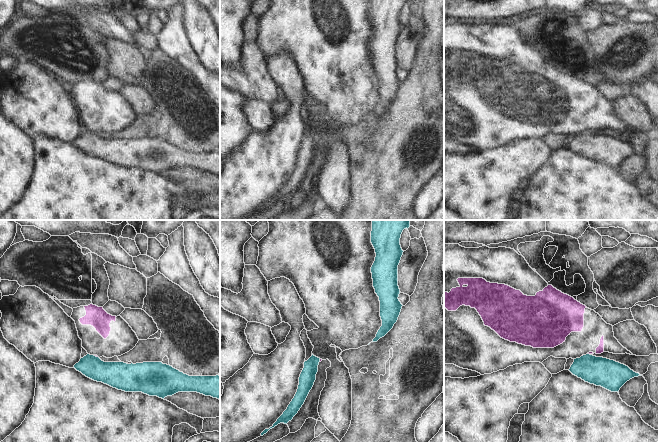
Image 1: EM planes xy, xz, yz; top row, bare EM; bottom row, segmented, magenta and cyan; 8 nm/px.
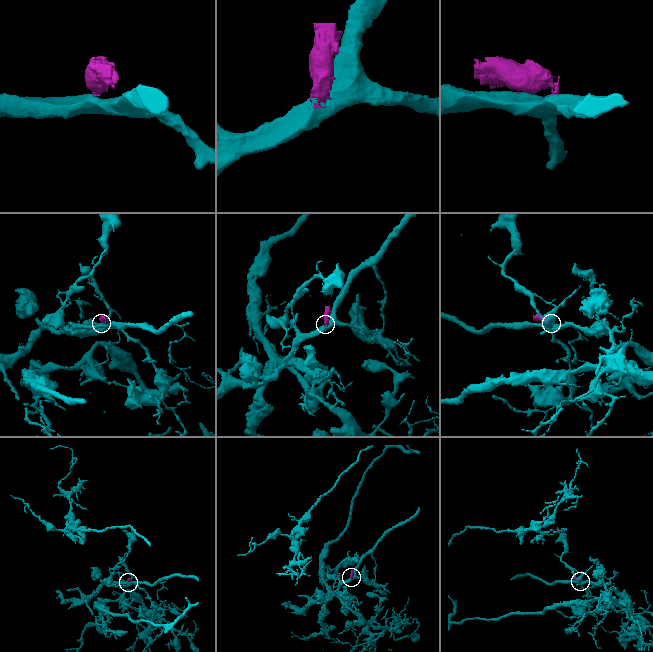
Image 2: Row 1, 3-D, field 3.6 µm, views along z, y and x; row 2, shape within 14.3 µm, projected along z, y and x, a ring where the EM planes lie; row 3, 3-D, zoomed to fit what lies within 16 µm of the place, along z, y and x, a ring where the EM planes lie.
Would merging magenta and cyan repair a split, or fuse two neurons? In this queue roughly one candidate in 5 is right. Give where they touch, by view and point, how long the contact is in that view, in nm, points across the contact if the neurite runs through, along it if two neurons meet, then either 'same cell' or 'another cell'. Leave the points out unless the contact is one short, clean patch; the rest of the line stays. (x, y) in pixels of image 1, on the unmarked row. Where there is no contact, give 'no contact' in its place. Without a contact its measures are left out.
meets magenta in xy at (95, 131); contact 40 nm long; border along xy (93, 131), (97, 133); another cell

